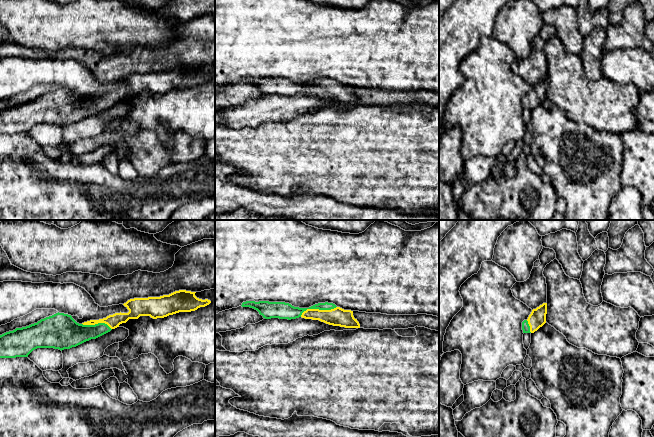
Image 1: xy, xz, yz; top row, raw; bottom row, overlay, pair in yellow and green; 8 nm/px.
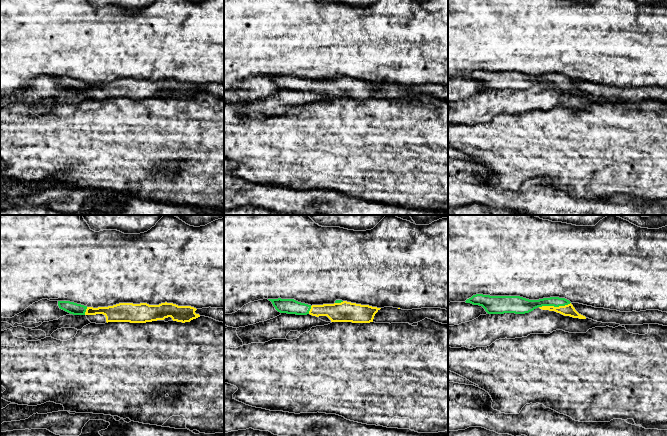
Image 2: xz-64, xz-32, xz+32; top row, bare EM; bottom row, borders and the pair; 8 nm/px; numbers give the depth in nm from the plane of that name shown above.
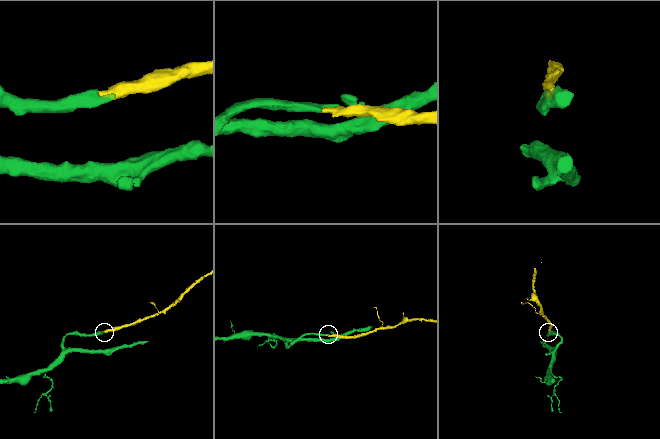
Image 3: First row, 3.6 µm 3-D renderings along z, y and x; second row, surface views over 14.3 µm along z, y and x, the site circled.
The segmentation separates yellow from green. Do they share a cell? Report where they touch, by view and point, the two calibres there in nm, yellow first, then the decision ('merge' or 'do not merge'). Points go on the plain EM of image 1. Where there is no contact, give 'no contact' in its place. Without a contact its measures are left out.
xz (317, 85) | 140/130 nm | merge

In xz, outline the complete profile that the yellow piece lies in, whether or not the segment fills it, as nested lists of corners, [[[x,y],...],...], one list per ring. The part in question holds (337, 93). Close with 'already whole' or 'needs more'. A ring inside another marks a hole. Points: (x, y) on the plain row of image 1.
[[[246,77],[242,83],[250,83],[259,88],[265,95],[305,95],[319,96],[329,101],[345,104],[360,104],[360,100],[353,92],[353,87],[344,86],[333,79],[318,79],[309,84],[294,83],[285,78]]]; needs more

